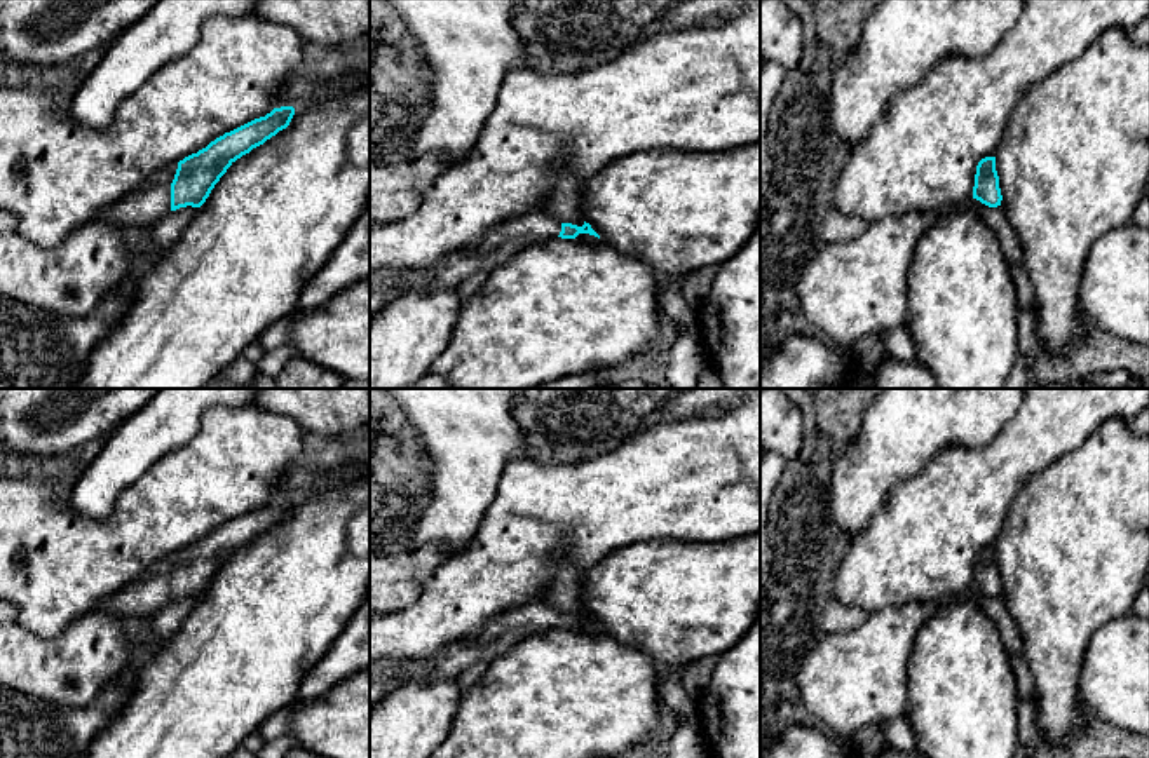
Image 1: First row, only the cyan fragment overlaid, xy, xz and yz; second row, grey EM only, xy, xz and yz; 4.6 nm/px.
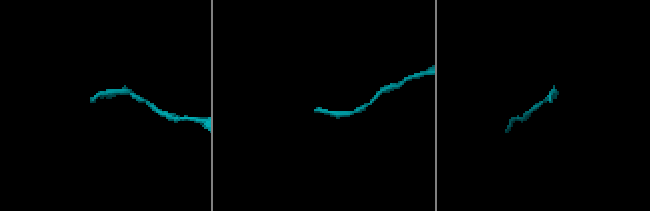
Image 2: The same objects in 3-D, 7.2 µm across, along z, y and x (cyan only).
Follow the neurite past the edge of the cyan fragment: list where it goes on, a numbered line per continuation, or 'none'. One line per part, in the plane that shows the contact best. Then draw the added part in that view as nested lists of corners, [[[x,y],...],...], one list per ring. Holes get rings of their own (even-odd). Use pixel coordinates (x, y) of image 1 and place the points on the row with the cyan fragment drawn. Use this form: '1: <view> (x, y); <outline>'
1: xy (152, 201); [[[173,164],[150,176],[133,193],[120,199],[117,204],[105,207],[99,218],[122,227],[152,227],[171,211],[171,183],[176,169],[178,164]]]

